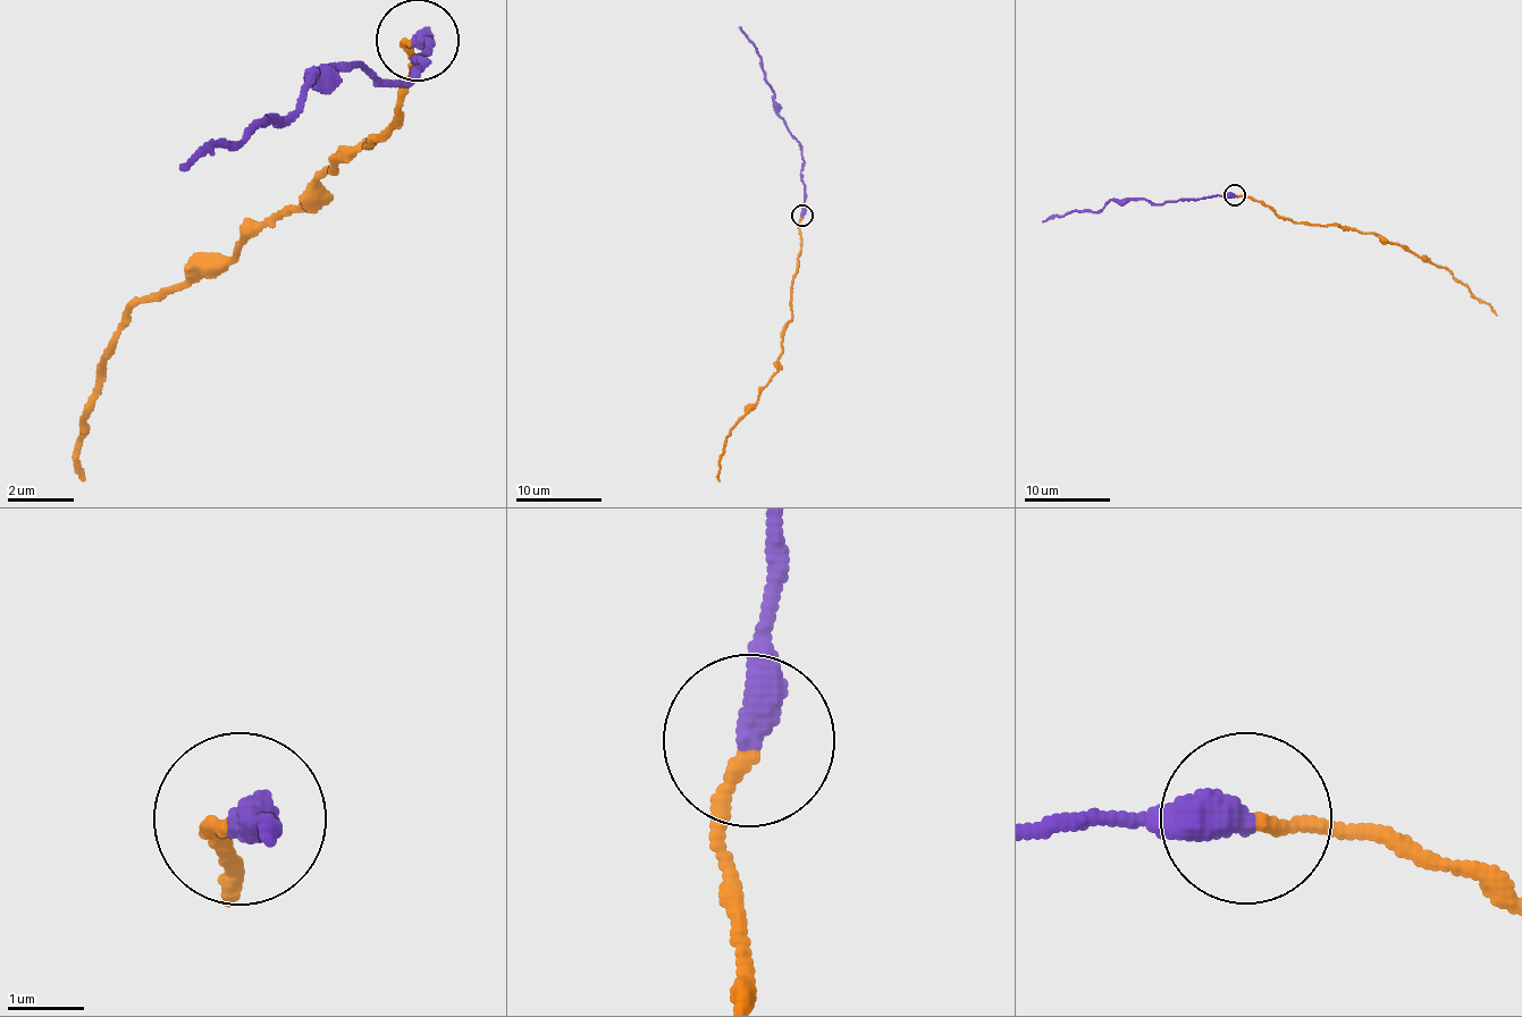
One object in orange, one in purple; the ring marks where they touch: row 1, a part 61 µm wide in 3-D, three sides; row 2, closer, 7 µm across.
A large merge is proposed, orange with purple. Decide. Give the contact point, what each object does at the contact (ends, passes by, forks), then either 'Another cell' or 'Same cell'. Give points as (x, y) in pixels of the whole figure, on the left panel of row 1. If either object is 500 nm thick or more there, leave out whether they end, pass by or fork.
Place: (417, 39). At the ring orange ends. At the ring purple ends. Same cell

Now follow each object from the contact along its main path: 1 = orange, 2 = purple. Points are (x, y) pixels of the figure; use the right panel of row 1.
1: (1235, 194), (1262, 201), (1280, 216), (1295, 223), (1338, 225), (1386, 237), (1447, 270), (1497, 314)
2: (1235, 194), (1163, 201), (1109, 200), (1099, 211), (1073, 211), (1051, 215), (1042, 220)

